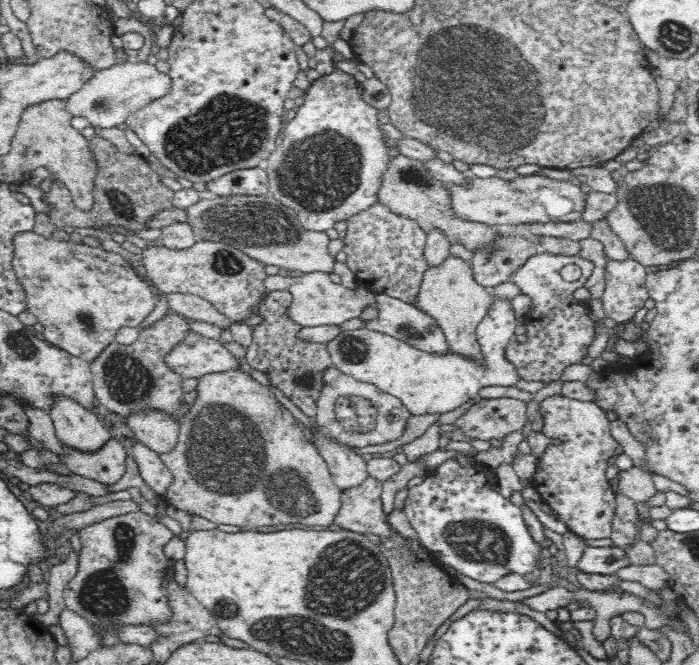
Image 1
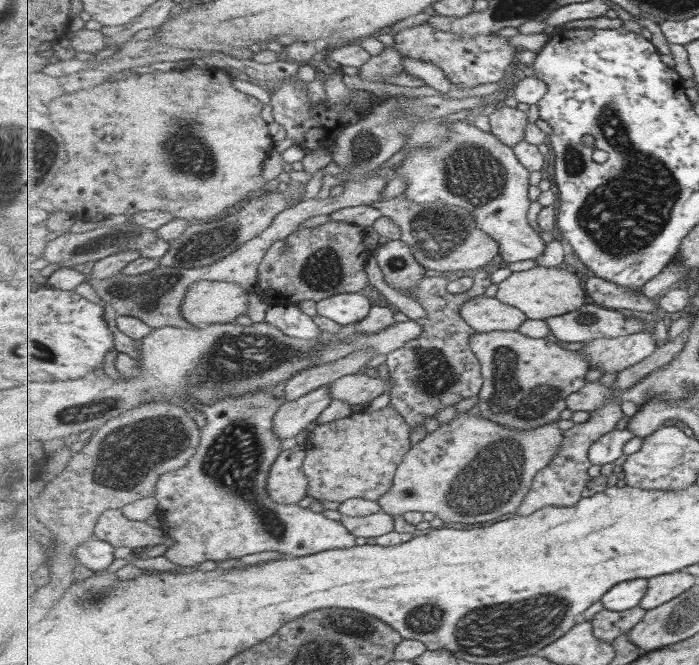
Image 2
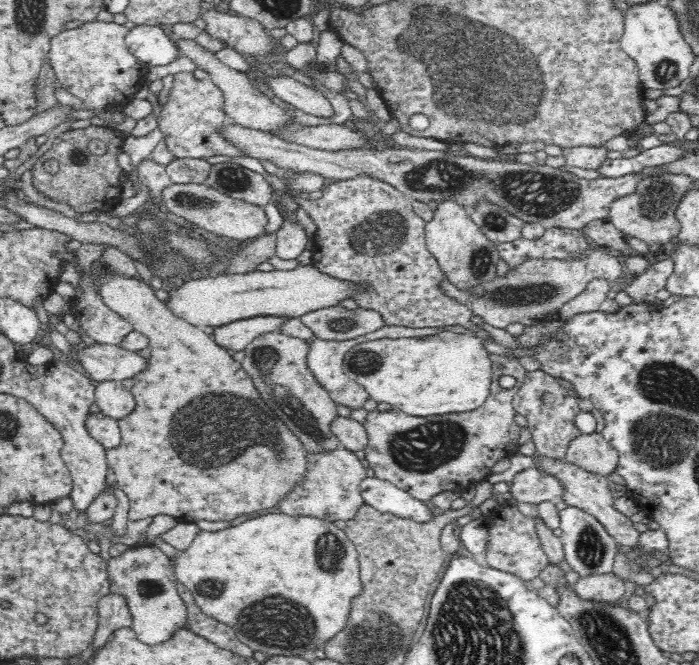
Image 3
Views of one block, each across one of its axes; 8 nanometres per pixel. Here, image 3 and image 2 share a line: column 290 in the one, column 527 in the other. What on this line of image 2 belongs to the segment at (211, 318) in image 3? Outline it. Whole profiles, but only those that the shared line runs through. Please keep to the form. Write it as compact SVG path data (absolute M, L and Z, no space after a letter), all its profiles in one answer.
M537 265L525 271L514 272L505 282L498 284L496 296L501 302L520 308L529 319L547 320L584 307L589 302L582 276L565 266Z

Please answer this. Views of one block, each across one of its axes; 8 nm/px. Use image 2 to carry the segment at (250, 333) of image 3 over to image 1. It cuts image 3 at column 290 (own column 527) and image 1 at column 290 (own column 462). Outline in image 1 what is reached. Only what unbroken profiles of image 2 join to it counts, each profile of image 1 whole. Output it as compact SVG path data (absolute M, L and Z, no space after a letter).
M310 272L302 276L268 275L266 278L268 293L277 290L287 290L293 294L293 300L287 310L287 315L294 322L304 326L340 325L350 318L359 318L366 308L376 308L374 290L359 283L355 289L349 289L340 283L330 281L329 274Z

